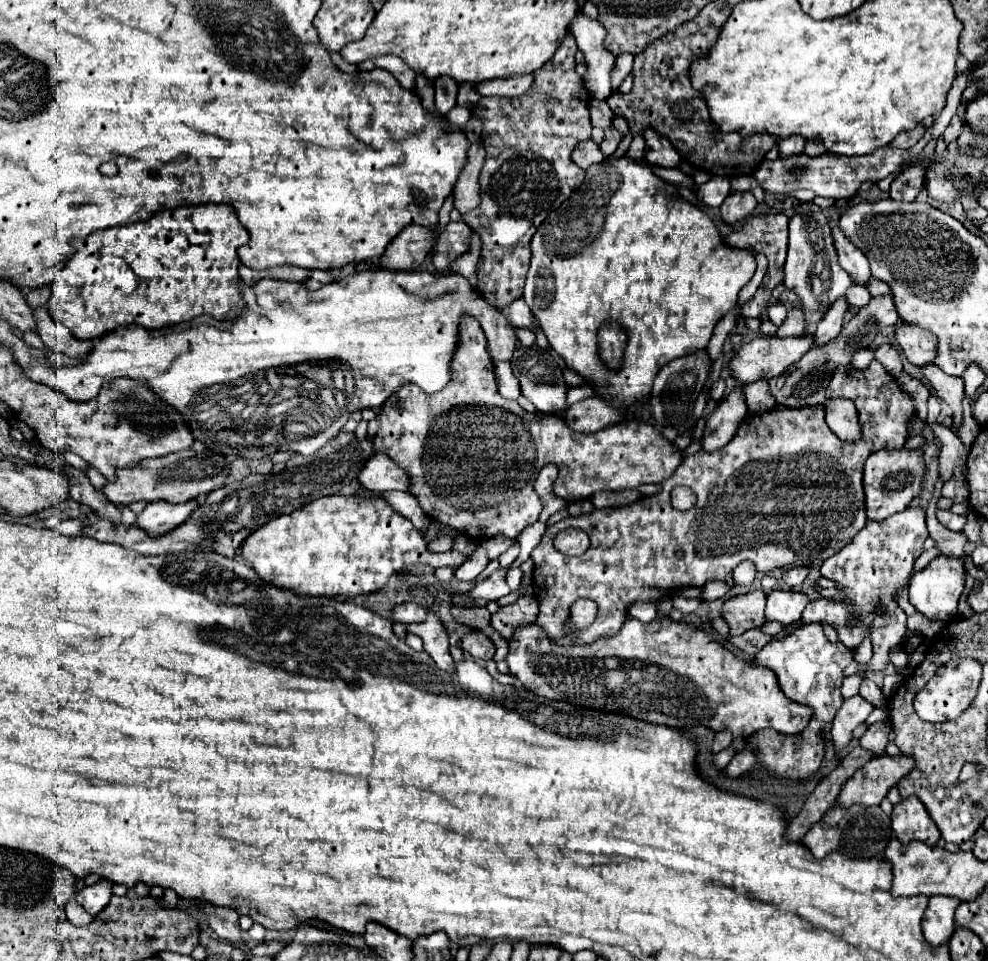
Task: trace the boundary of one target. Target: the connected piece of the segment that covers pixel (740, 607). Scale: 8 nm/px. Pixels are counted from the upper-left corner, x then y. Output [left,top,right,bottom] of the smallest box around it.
[722,591,766,635]

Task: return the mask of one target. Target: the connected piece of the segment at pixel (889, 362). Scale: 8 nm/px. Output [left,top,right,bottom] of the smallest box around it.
[876,345,902,377]

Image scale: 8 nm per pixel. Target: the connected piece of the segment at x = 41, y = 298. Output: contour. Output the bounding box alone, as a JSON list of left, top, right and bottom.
[26,285,50,307]

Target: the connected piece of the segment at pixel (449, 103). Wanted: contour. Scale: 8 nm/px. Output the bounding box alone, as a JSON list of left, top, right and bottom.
[434,77,458,115]

